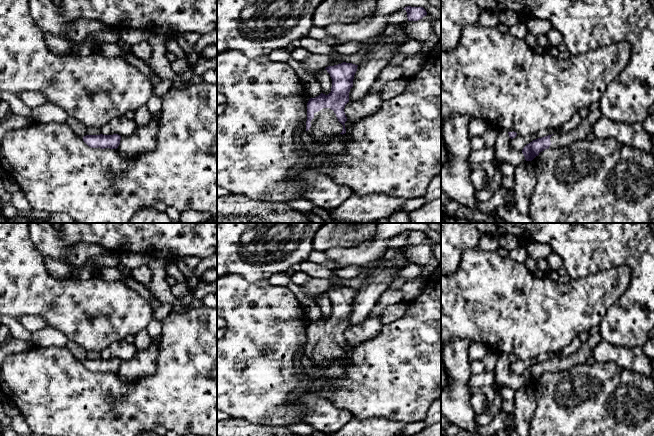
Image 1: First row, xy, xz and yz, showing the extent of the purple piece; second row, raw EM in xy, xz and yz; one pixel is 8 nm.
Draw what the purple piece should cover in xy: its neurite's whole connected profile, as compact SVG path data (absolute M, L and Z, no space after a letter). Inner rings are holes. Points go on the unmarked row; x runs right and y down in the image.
M118 358L113 359L86 359L83 365L91 372L110 372L117 373L120 368L121 360Z

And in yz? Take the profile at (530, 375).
M599 333L590 335L576 353L567 357L557 357L533 364L522 374L525 384L532 385L545 373L567 370L586 363L589 357L593 355L593 350L600 341Z

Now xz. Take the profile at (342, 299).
M343 286L325 293L332 303L331 316L310 322L307 327L306 355L312 366L322 367L332 360L345 358L347 341L344 336L349 326L358 289Z

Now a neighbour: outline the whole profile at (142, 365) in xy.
M152 341L146 350L137 350L132 359L121 361L117 373L126 382L150 376L155 371L158 354L158 346Z

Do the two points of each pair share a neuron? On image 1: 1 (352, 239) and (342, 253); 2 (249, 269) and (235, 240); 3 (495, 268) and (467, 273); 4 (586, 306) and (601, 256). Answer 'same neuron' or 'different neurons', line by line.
1: different neurons
2: same neuron
3: same neuron
4: different neurons

